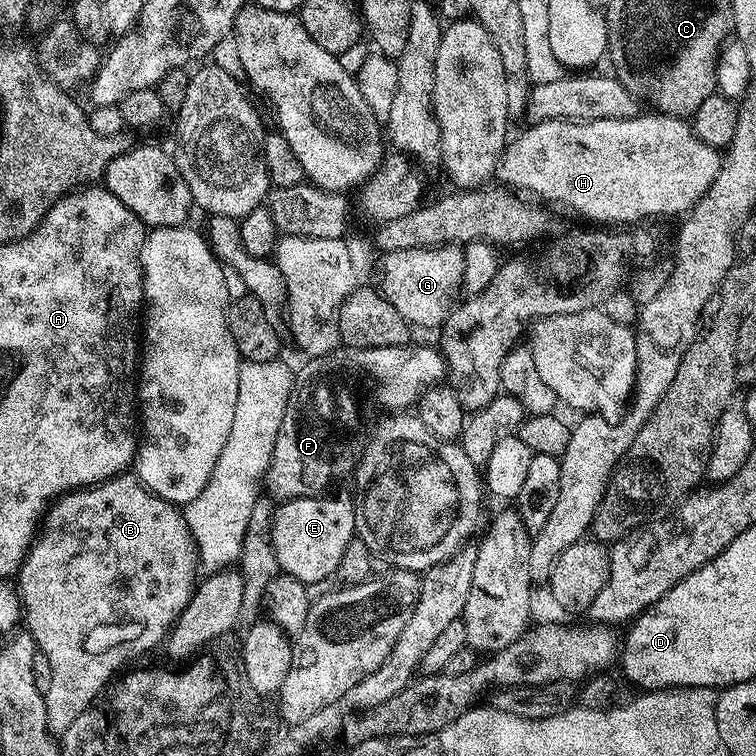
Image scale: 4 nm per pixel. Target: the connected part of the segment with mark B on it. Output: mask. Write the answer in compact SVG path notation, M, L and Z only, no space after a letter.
M121 474L111 476L97 484L90 484L80 488L73 488L62 496L57 496L48 505L42 516L42 523L38 528L38 535L31 541L27 555L20 563L18 571L18 597L22 605L22 620L26 631L36 644L39 655L45 656L50 662L50 690L43 692L46 702L46 720L53 734L66 730L66 726L74 723L74 718L82 714L87 708L97 703L96 695L109 687L110 681L125 667L127 660L148 652L156 643L167 637L170 629L175 624L180 611L187 606L194 591L194 583L198 578L198 557L196 546L192 543L192 532L184 520L183 511L169 500L155 496L148 491L135 475Z

